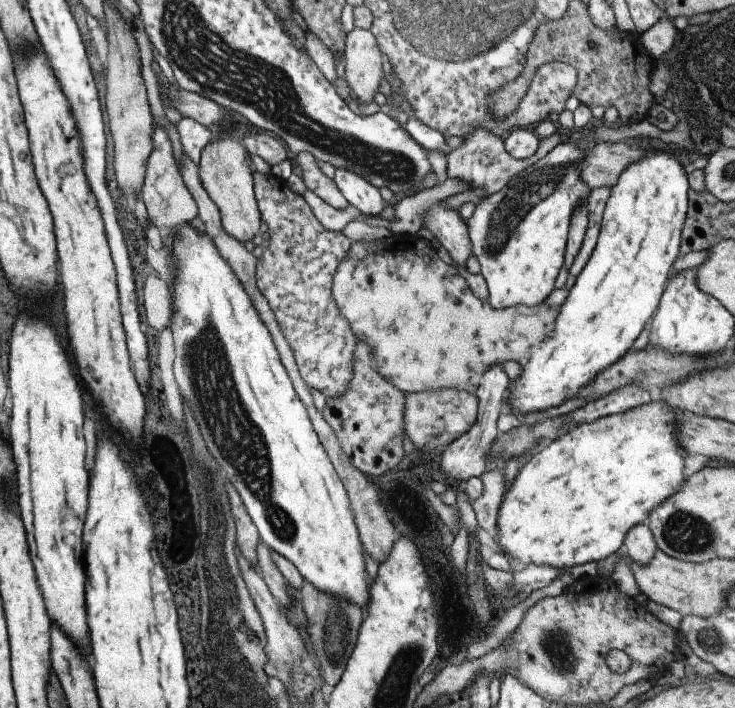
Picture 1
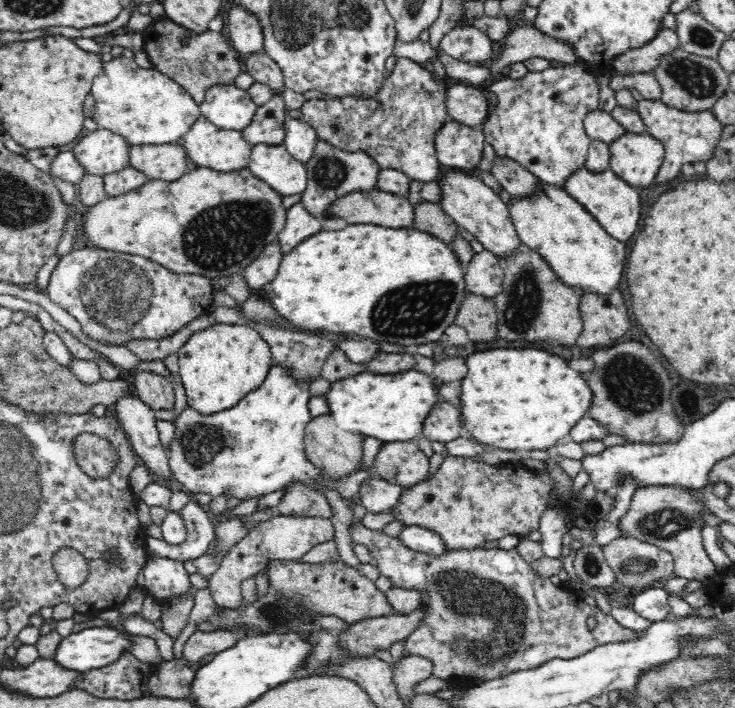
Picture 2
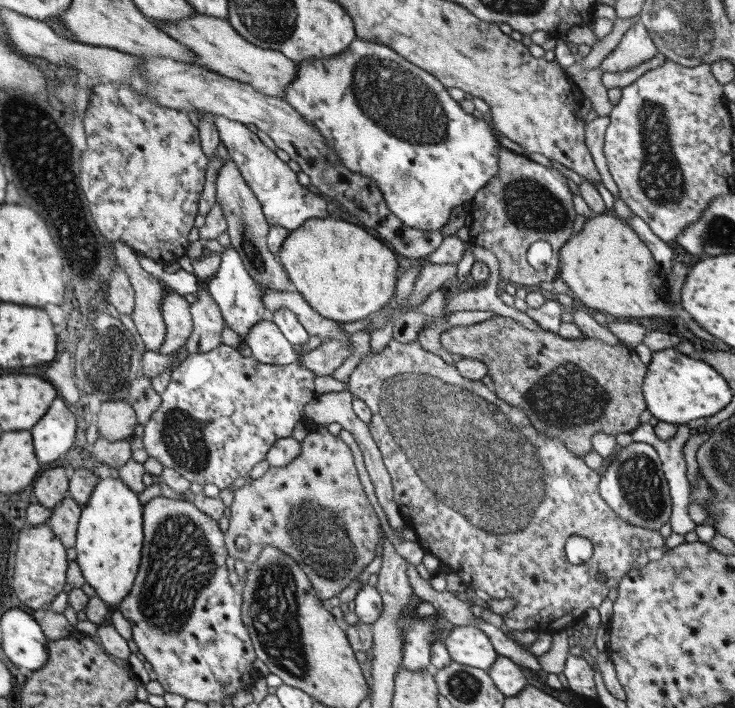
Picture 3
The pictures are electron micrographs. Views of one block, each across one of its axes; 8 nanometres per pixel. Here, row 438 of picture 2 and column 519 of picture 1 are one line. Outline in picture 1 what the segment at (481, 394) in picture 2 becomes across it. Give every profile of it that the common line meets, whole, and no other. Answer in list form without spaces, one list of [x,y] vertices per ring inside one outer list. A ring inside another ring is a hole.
[[[650,401],[642,406],[631,408],[623,413],[613,414],[607,417],[599,418],[594,422],[580,423],[574,428],[562,433],[549,444],[540,448],[534,456],[525,462],[519,470],[513,485],[509,491],[504,494],[503,501],[499,506],[499,517],[497,518],[497,530],[495,538],[504,548],[506,557],[512,564],[514,560],[520,560],[524,564],[550,565],[561,569],[567,569],[576,565],[598,562],[614,555],[620,549],[624,548],[625,538],[630,530],[636,525],[645,524],[650,513],[657,506],[667,501],[667,498],[676,494],[682,485],[687,481],[684,477],[684,454],[686,452],[679,441],[679,432],[677,431],[677,412],[678,408],[672,408],[666,401]]]

